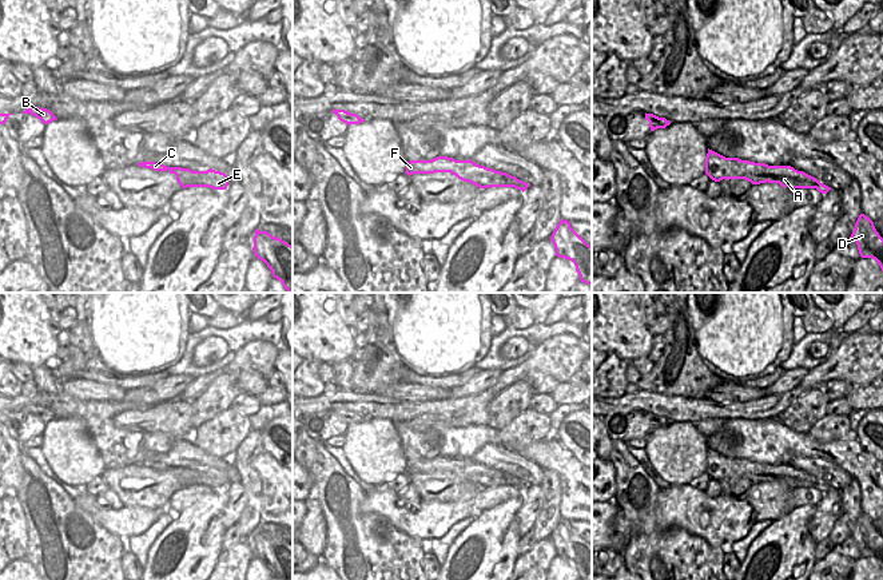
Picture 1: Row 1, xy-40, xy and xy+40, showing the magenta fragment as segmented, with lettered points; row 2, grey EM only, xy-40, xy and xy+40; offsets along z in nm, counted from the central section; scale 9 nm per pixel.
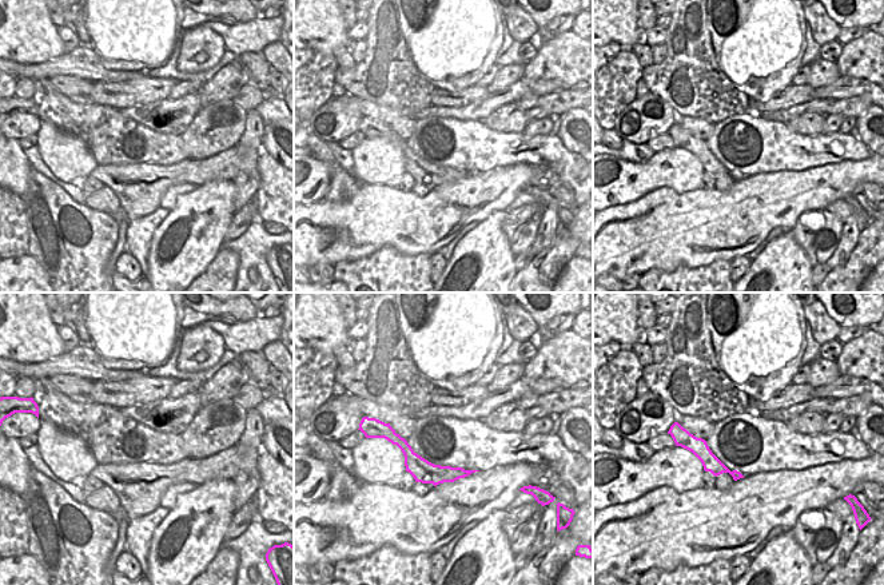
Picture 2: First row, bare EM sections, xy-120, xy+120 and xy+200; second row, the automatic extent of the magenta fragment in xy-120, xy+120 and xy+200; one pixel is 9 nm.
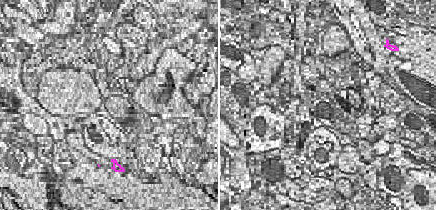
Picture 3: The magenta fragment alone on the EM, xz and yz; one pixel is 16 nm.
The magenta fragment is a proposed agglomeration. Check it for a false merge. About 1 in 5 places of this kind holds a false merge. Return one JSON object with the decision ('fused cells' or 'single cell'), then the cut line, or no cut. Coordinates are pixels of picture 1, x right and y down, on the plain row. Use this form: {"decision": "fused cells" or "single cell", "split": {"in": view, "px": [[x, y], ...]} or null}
{"decision": "single cell", "split": null}

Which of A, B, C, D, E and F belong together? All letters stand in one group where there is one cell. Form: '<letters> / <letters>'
A B C D E F

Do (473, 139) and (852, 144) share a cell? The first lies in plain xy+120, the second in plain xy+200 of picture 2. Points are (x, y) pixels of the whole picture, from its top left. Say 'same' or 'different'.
same

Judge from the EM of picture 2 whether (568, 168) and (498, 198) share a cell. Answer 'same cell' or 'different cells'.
different cells

